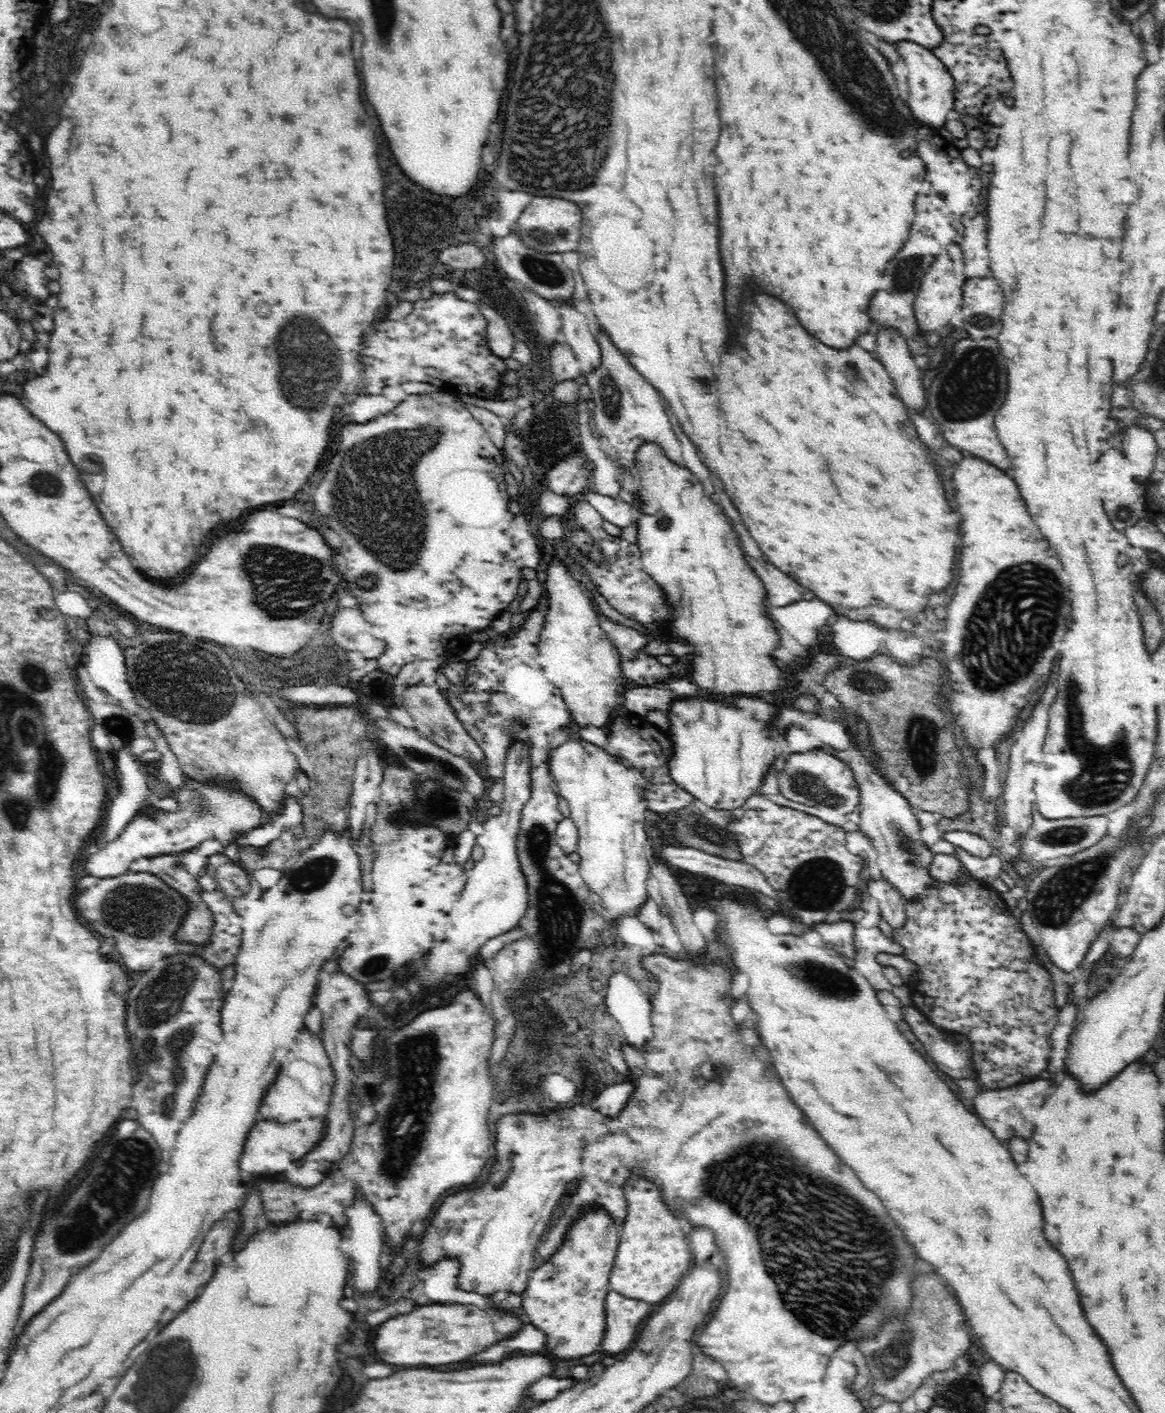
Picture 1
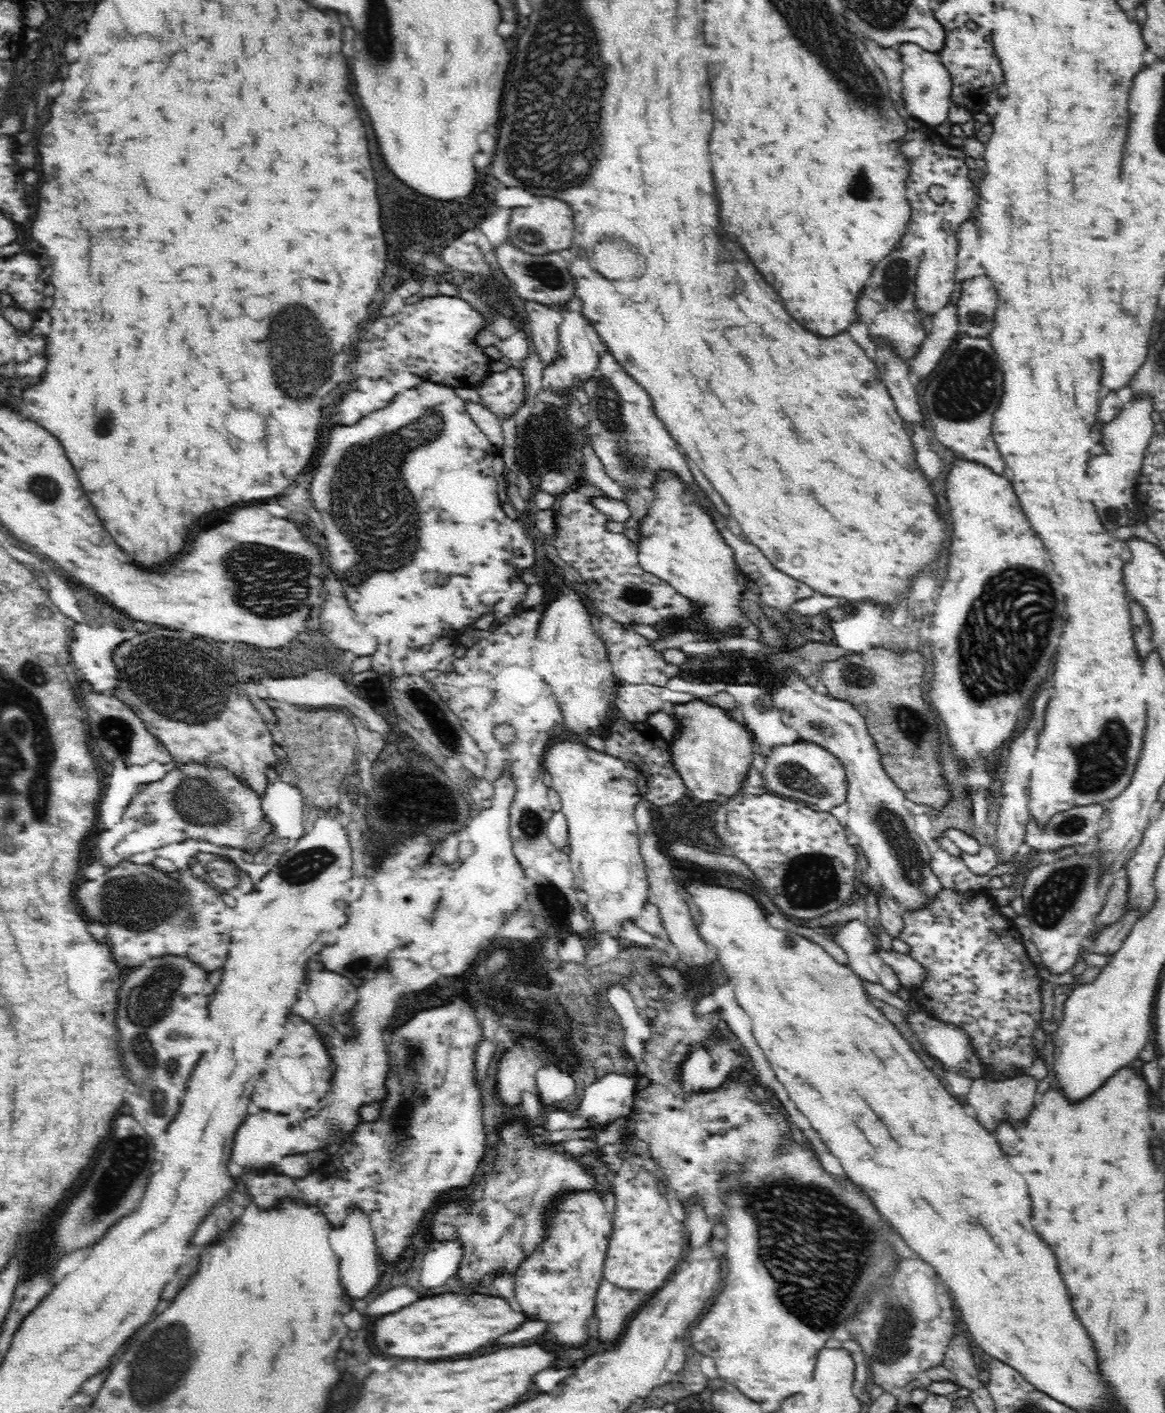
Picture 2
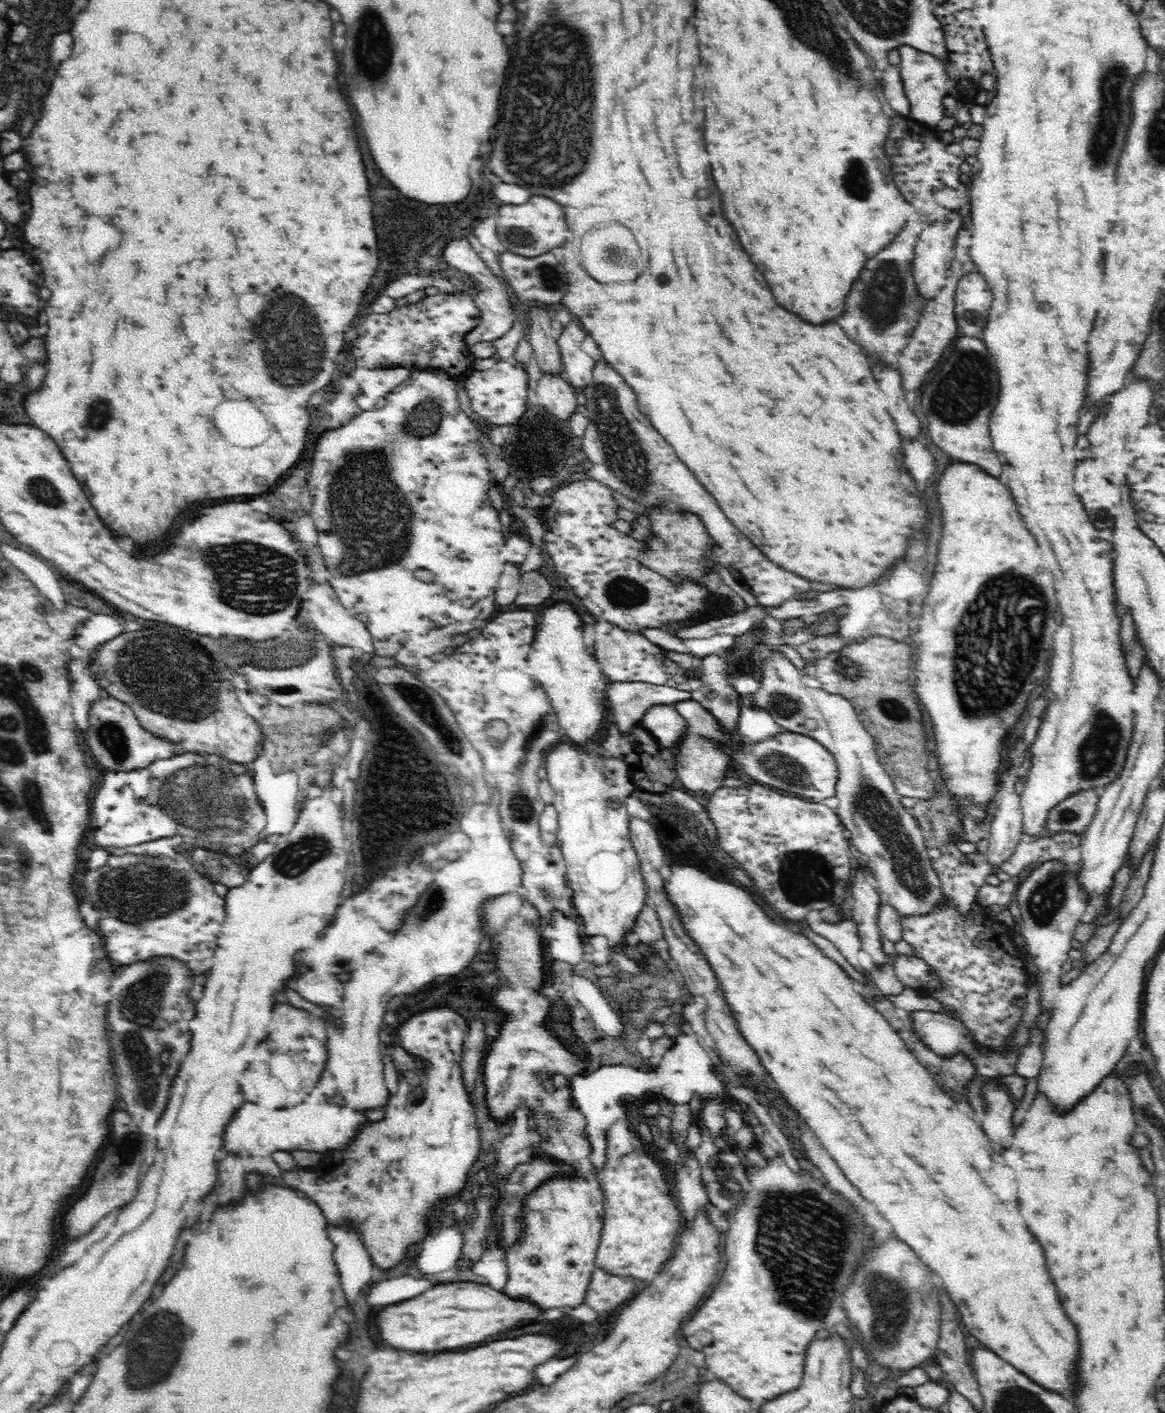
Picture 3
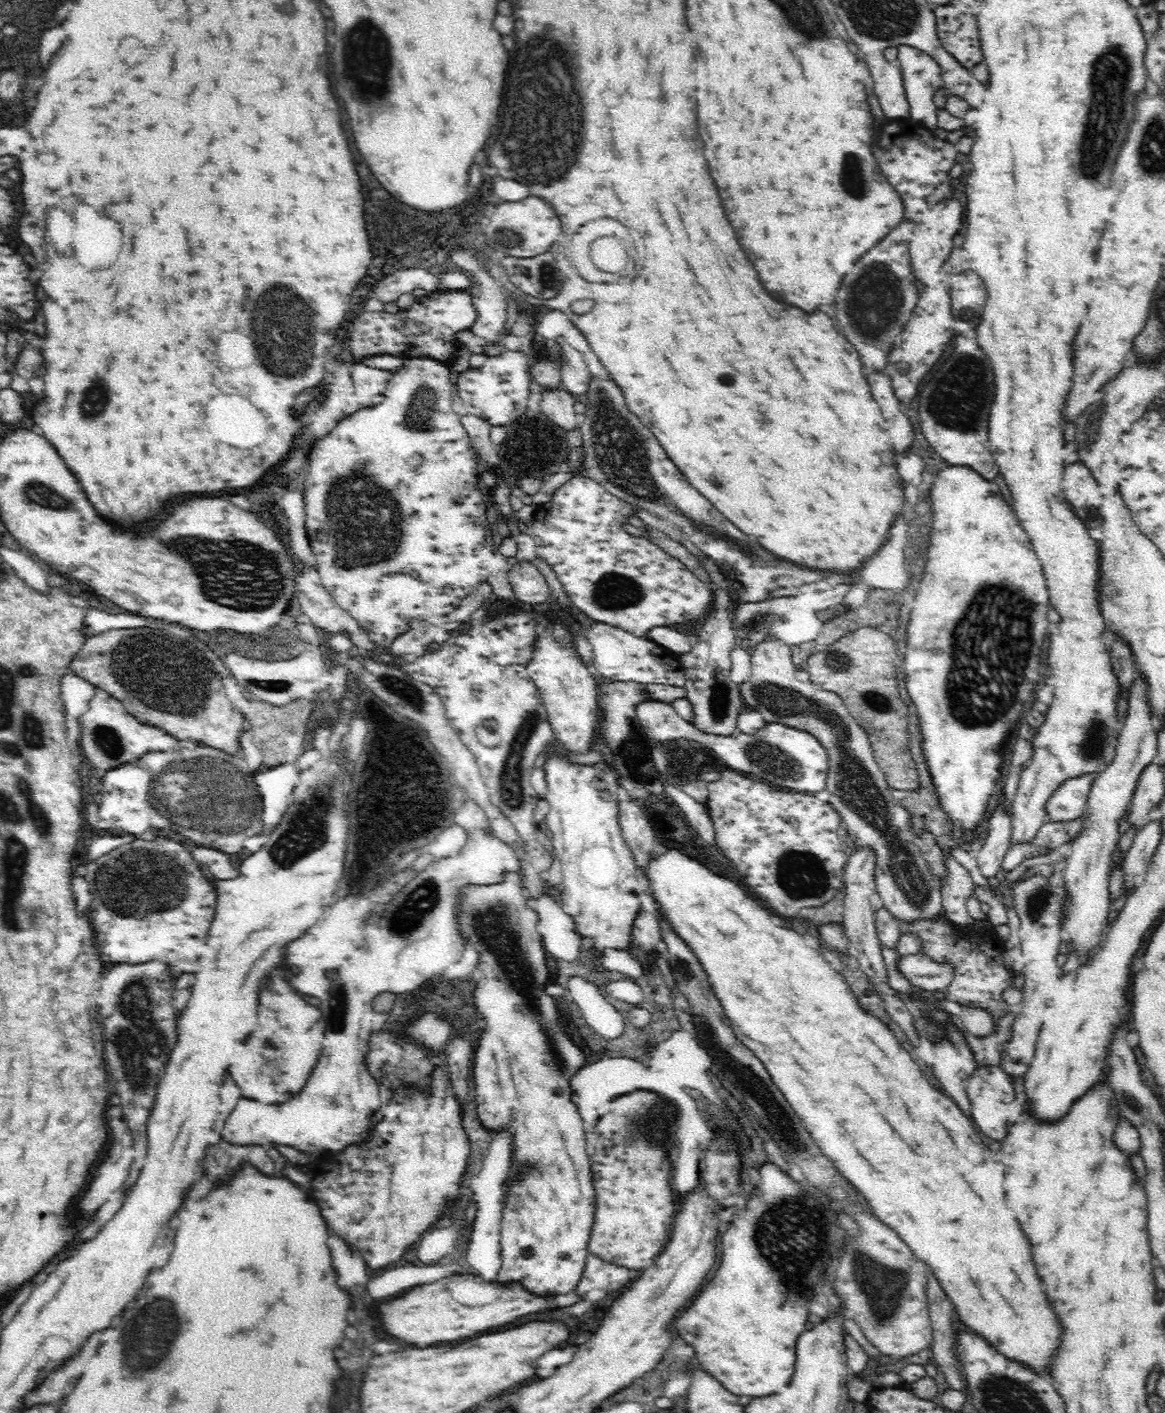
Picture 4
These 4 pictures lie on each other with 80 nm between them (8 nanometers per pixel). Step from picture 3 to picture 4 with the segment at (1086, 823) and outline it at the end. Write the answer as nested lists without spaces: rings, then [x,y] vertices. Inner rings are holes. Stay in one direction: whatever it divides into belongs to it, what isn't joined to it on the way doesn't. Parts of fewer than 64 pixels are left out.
[[[1090,773],[1078,779],[1070,779],[1054,793],[1045,806],[1050,825],[1055,827],[1056,824],[1066,821],[1082,822],[1082,818],[1088,812],[1087,804],[1094,779],[1094,775]]]

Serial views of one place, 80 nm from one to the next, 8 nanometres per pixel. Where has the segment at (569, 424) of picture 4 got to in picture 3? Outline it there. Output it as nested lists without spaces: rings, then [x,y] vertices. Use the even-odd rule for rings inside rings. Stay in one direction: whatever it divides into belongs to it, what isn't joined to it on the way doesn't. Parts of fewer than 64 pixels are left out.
[[[563,370],[544,372],[538,380],[537,390],[532,397],[556,418],[568,420],[576,410],[578,391],[567,381]]]

